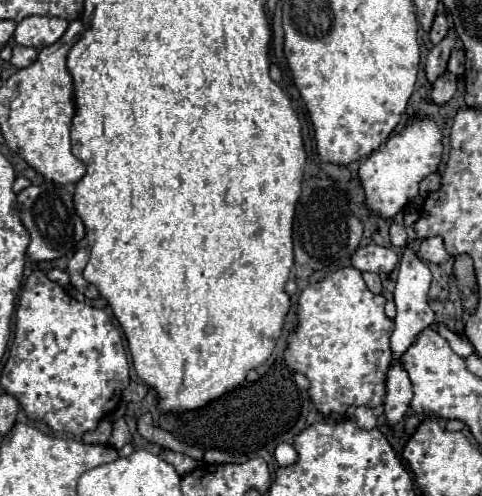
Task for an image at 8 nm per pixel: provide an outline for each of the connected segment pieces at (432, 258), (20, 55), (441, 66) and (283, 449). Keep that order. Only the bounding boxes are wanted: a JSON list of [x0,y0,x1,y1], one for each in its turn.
[[419,237,449,263],[11,45,37,69],[425,29,455,83],[275,445,299,467]]

